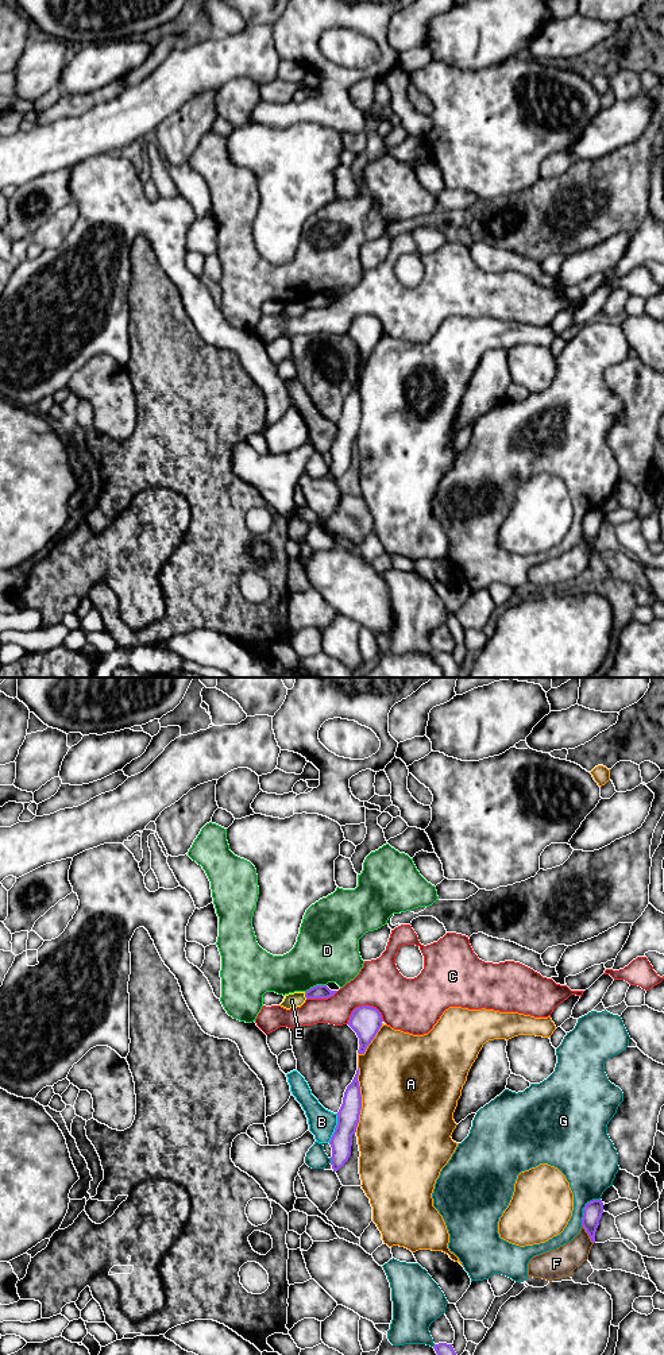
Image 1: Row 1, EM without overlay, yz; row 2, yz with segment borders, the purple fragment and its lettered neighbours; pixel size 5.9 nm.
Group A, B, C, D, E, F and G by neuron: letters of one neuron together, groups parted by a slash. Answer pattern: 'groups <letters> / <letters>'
groups A / B / C E / D / F / G

